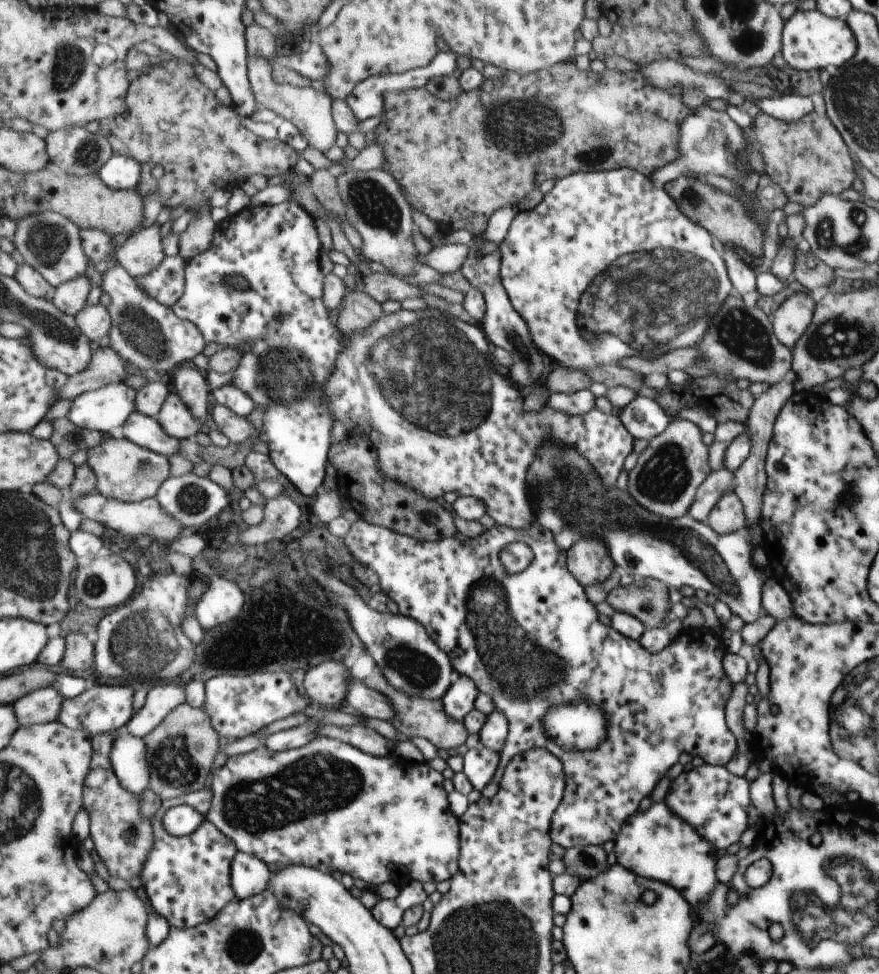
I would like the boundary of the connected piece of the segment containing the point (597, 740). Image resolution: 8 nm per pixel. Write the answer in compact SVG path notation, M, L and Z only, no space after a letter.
M583 700L550 706L541 718L541 724L545 726L545 736L565 750L595 750L605 740L605 716L601 708Z

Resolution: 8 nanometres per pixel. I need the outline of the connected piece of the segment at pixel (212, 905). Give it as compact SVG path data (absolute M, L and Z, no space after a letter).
M213 788L190 792L162 801L159 812L151 819L155 846L145 862L140 879L155 912L165 916L173 928L193 928L206 923L237 898L231 880L233 859L239 852L237 844L221 832L209 818L205 818L199 828L187 836L171 836L164 825L165 815L173 807L189 805L195 807L203 816L207 816L213 808L213 801Z

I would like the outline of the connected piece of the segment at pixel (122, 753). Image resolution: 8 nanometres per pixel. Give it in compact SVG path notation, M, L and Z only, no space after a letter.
M124 731L111 748L111 760L121 784L129 792L139 795L149 789L151 769L143 738Z

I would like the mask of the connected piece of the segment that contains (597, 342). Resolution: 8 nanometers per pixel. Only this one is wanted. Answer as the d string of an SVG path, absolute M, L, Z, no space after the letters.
M627 167L601 172L577 172L564 176L563 180L556 180L551 190L542 196L535 208L518 210L511 219L506 236L498 245L501 257L501 284L511 306L526 324L533 346L548 361L559 364L559 367L586 371L593 366L617 365L619 360L631 358L635 354L639 354L641 358L655 358L667 350L693 348L707 332L707 321L713 318L717 308L721 308L721 304L725 304L729 296L737 294L732 283L727 282L725 276L727 266L723 266L723 260L715 252L711 234L699 224L693 224L687 216L681 216L681 212L675 208L675 202L665 194L665 188L661 190L659 186L661 185L657 185L651 178Z

